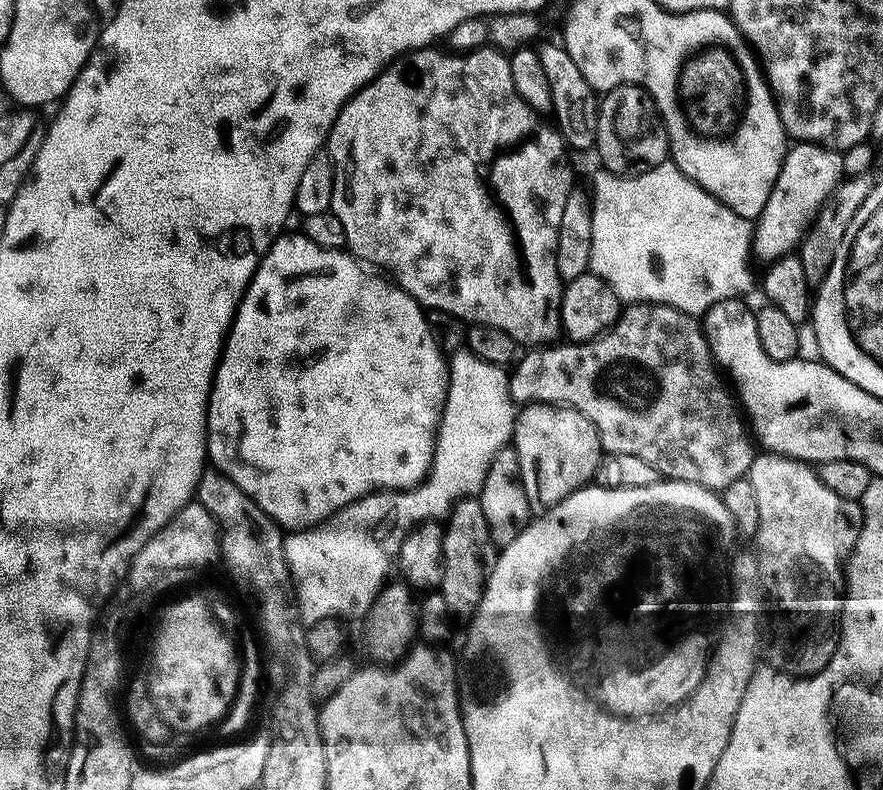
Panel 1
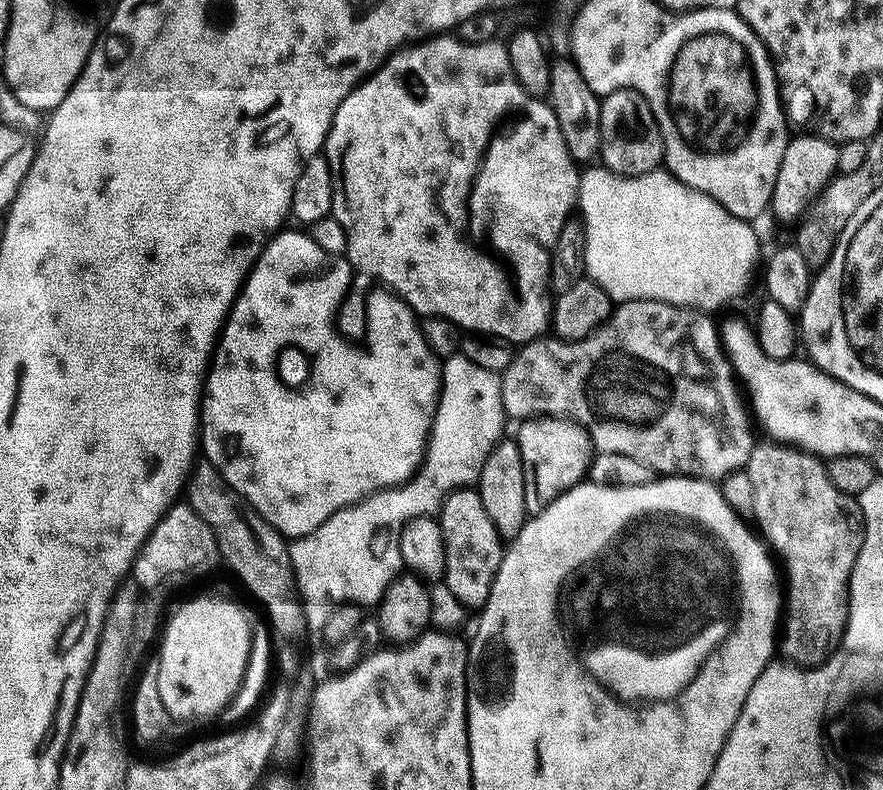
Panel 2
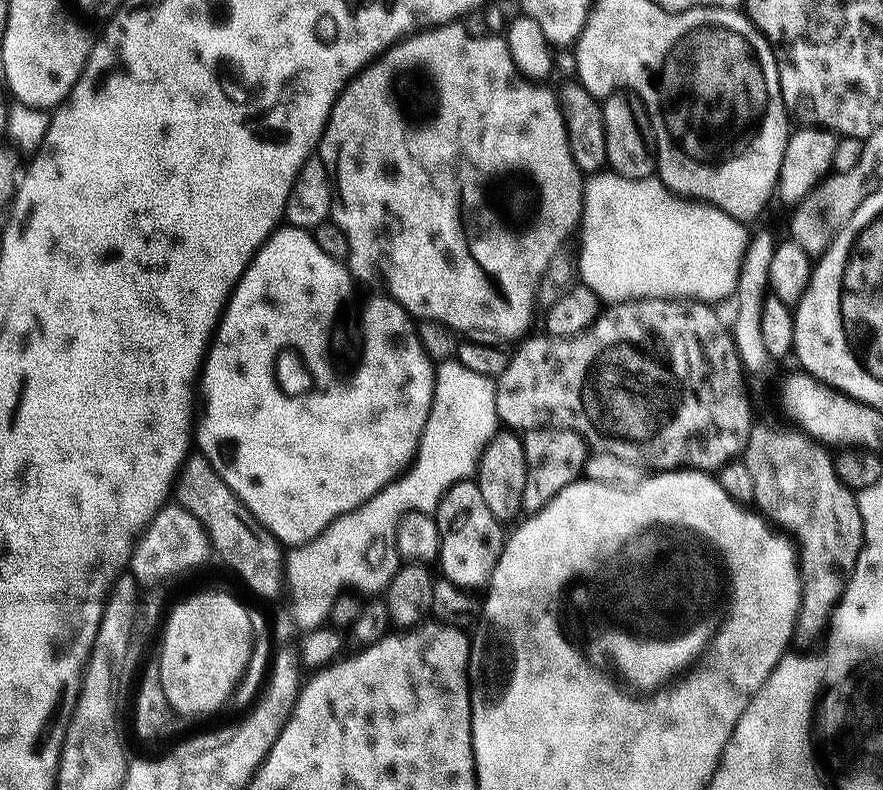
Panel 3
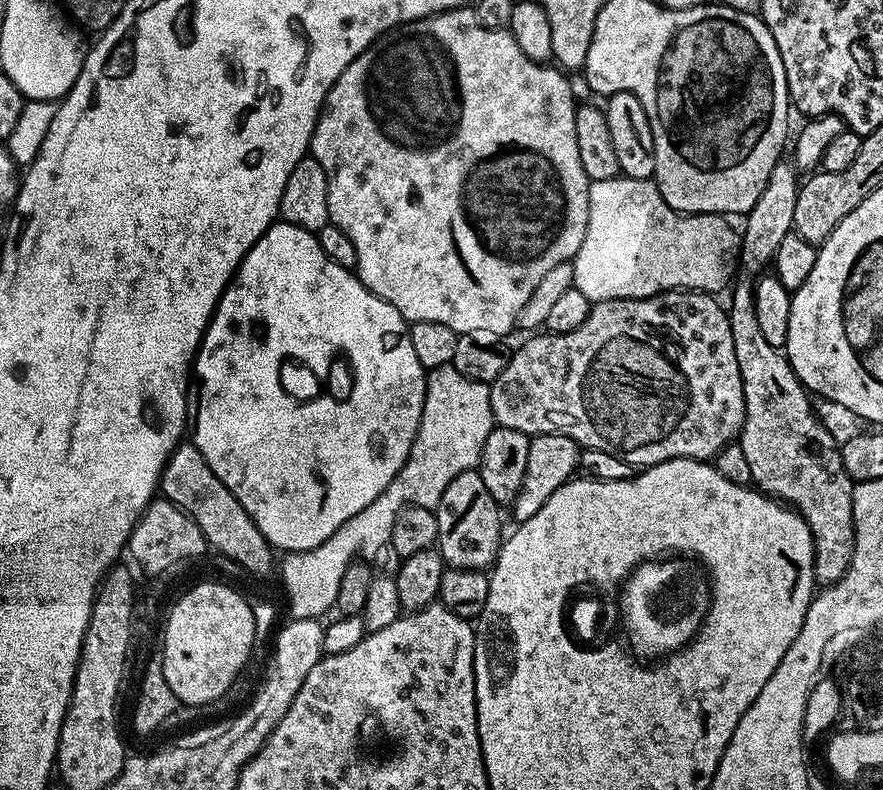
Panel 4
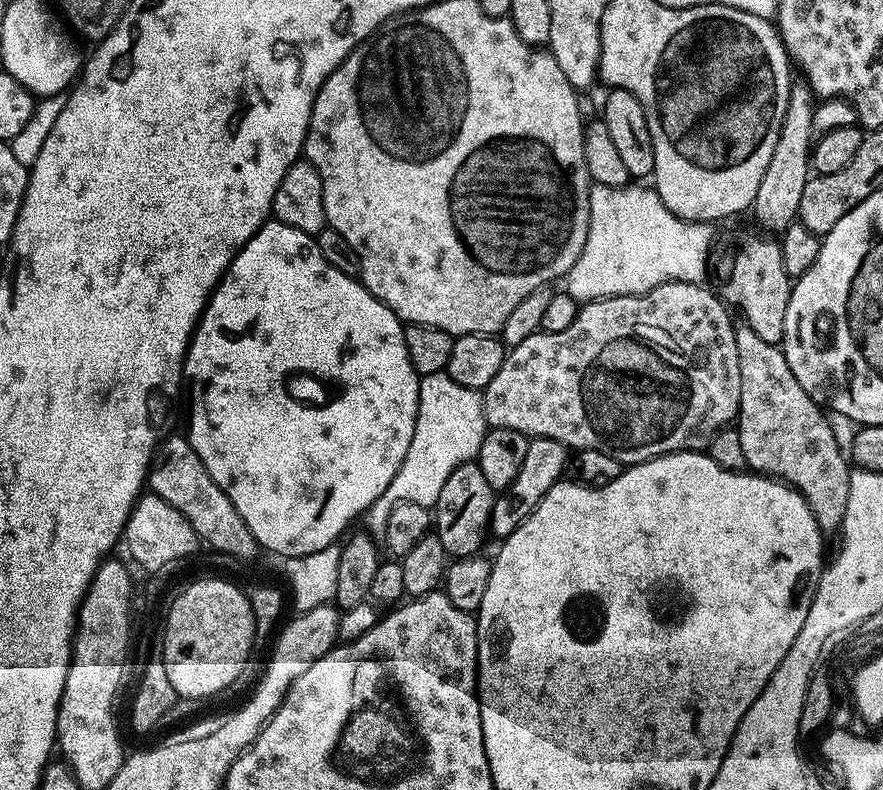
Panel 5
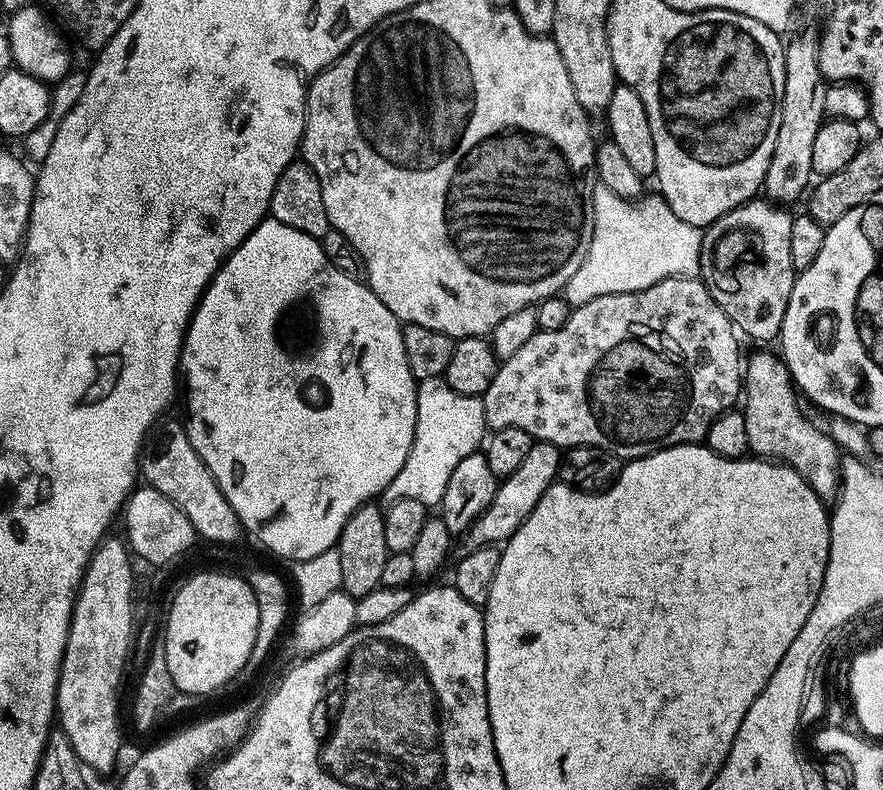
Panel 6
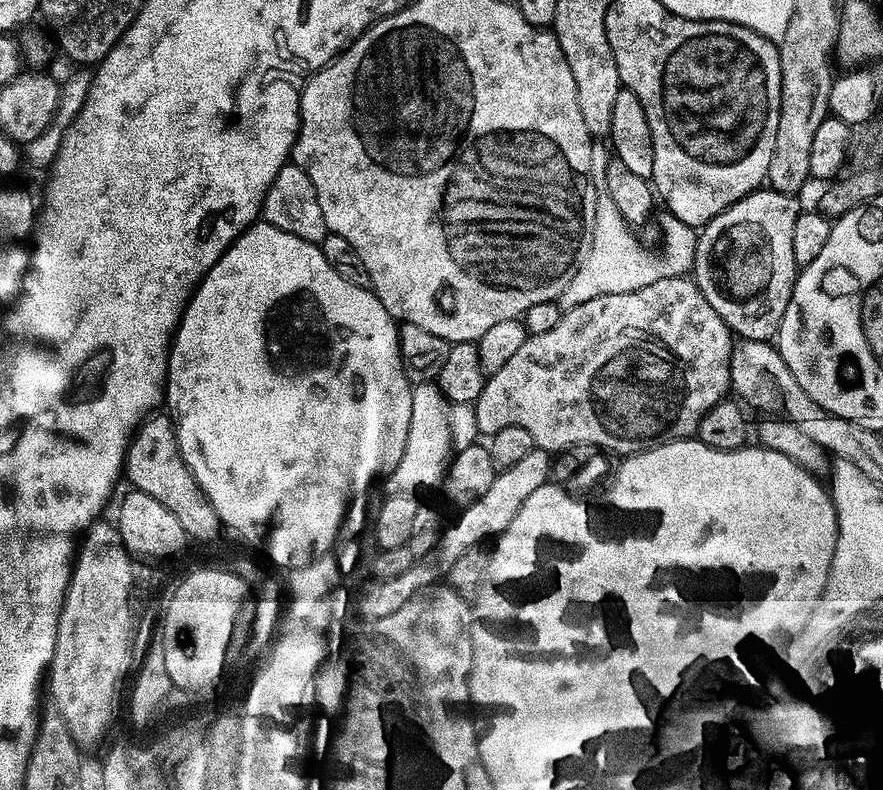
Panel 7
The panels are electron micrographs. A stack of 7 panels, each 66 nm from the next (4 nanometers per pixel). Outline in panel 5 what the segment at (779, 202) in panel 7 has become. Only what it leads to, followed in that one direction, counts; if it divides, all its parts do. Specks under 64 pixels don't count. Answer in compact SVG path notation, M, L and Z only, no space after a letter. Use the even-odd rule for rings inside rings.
M756 232L737 234L732 252L726 253L717 264L715 261L714 276L716 272L720 279L718 295L725 305L731 306L737 313L740 311L744 315L743 323L754 330L758 338L779 345L784 339L786 306L790 302L793 281L786 274L786 266L782 266L779 239Z

